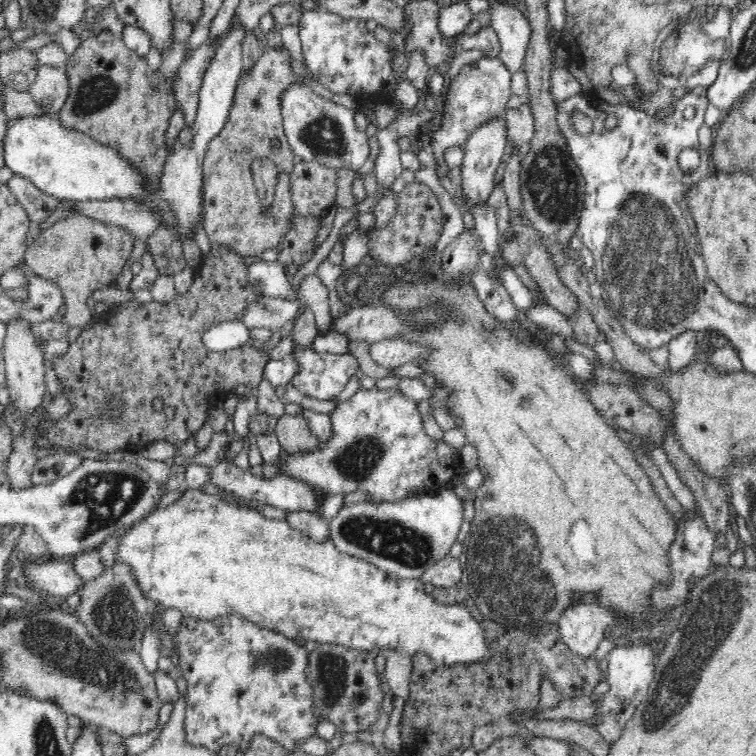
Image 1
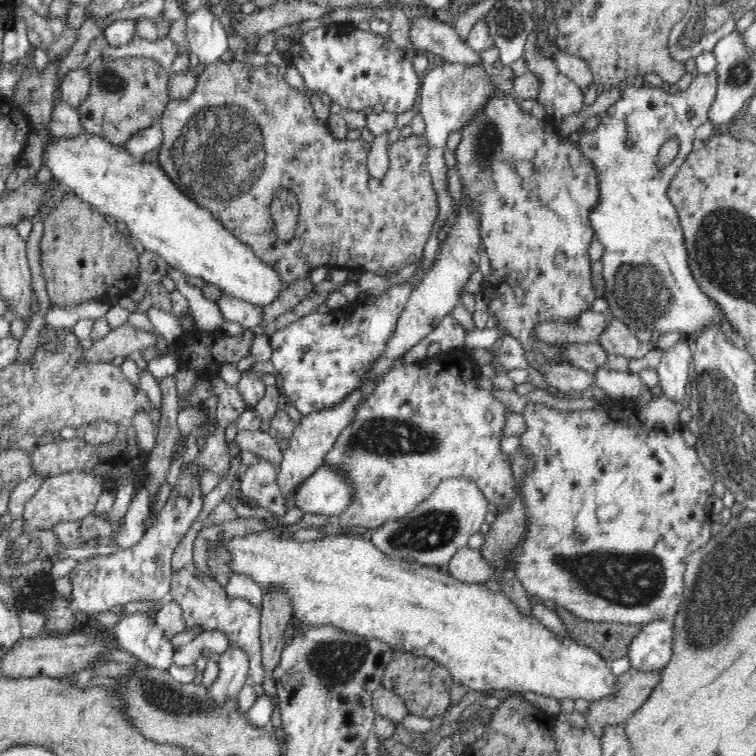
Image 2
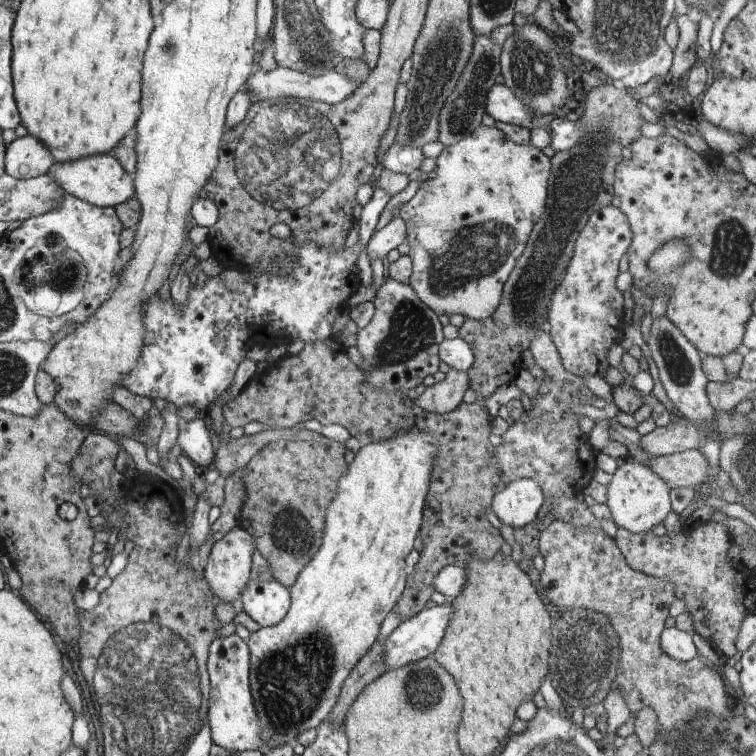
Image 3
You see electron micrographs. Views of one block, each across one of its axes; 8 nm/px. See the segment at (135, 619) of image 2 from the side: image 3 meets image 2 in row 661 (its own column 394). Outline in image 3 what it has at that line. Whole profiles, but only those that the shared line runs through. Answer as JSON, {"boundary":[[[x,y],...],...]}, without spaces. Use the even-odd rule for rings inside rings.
{"boundary":[[[395,141],[386,150],[386,154],[382,158],[382,164],[388,171],[409,175],[418,170],[424,160],[426,160],[426,156],[424,156],[424,152],[420,148],[402,146],[402,144]]]}

